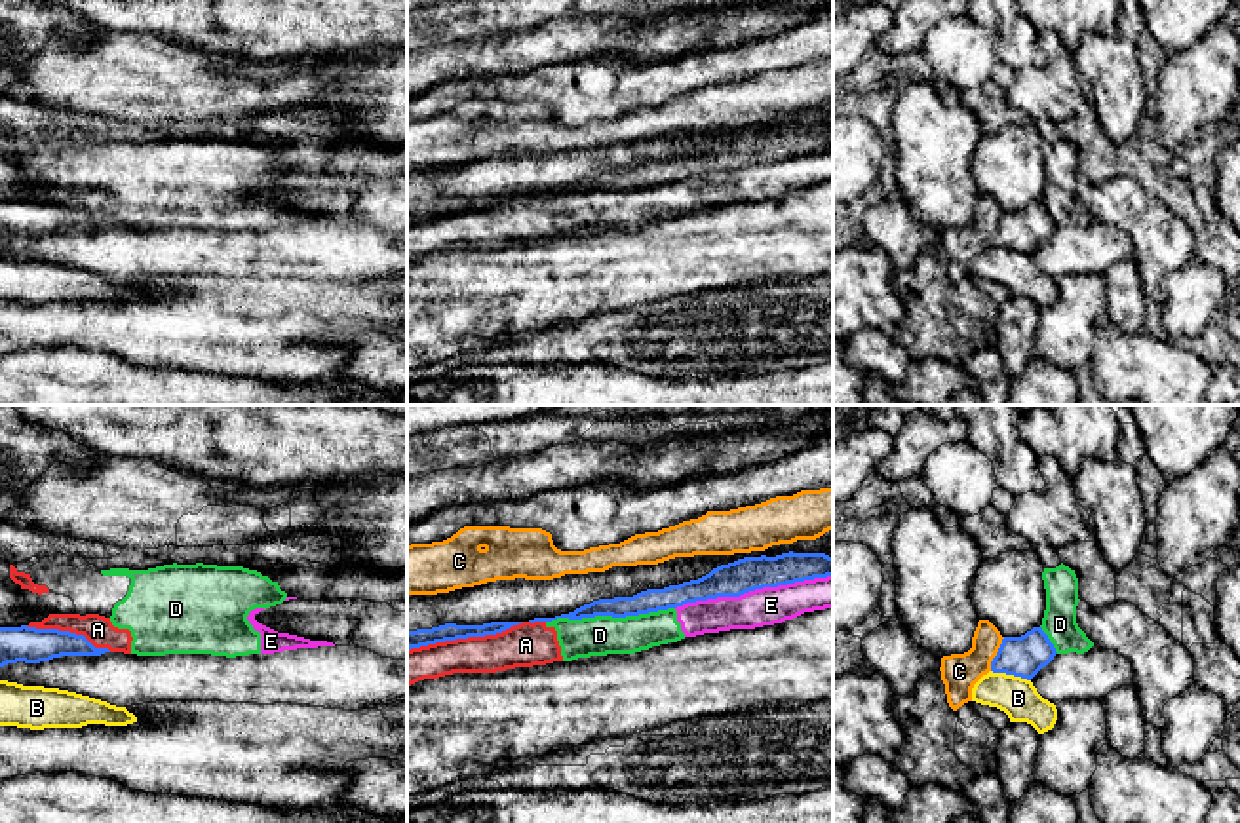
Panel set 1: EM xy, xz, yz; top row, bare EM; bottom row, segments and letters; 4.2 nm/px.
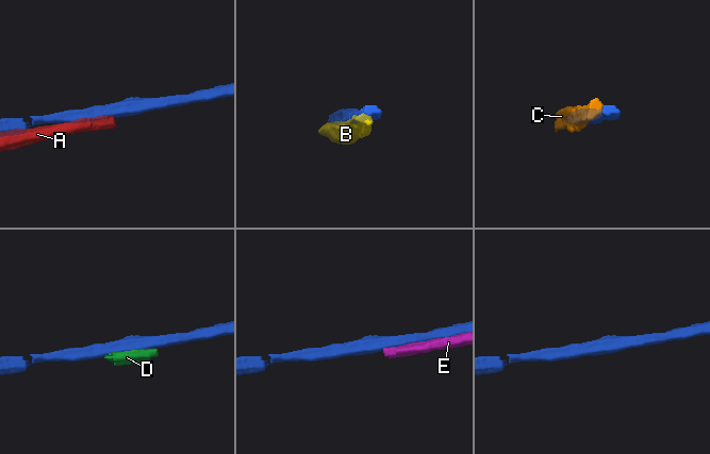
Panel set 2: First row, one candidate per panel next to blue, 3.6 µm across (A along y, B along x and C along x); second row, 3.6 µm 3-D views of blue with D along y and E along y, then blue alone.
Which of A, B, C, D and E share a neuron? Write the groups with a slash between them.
A D E / B / C

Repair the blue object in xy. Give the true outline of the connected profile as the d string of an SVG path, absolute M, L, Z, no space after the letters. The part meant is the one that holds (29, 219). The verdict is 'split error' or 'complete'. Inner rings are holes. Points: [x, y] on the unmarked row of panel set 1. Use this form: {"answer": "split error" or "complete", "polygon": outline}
{"answer": "complete", "polygon": "M0 201L0 241L8 238L40 238L61 230L101 230L110 226L108 222L95 222L84 209L59 203L36 203L36 201Z"}

